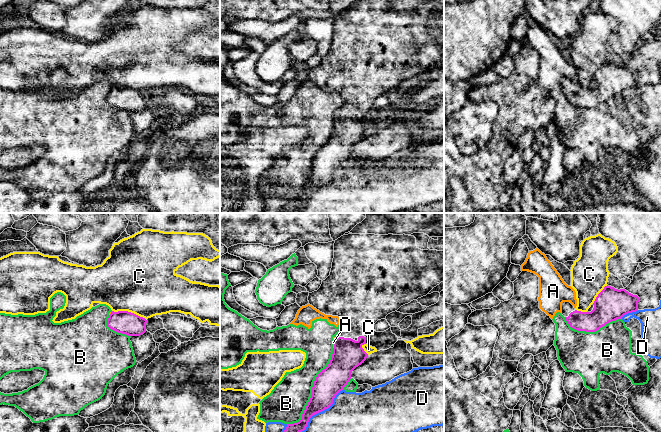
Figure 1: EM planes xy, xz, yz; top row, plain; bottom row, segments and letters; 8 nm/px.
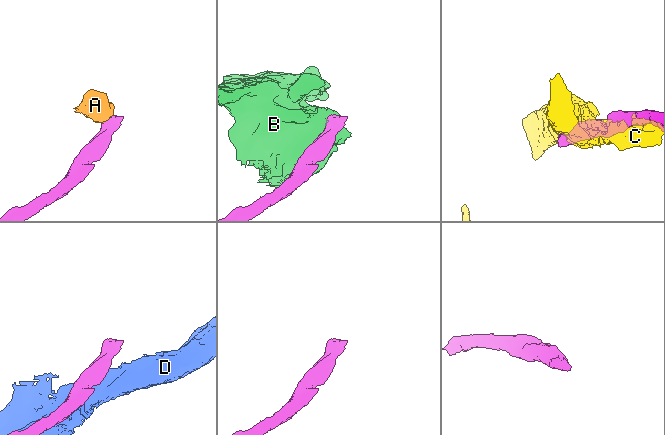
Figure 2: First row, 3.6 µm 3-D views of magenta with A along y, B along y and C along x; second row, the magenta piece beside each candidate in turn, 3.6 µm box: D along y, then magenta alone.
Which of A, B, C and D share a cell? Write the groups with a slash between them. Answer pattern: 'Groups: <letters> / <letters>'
Groups: A B D / C

